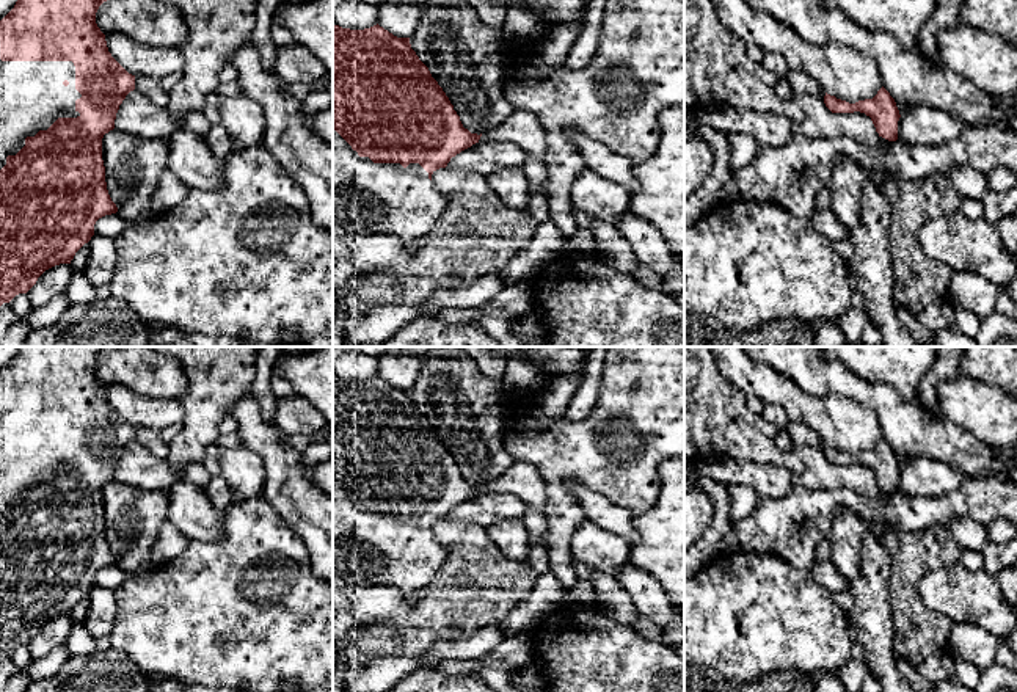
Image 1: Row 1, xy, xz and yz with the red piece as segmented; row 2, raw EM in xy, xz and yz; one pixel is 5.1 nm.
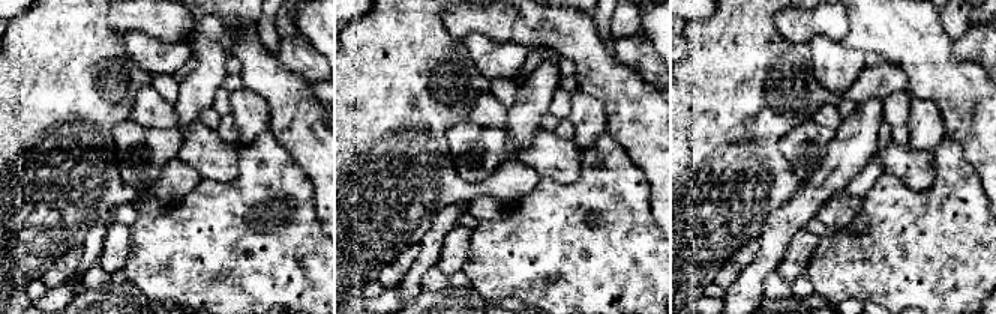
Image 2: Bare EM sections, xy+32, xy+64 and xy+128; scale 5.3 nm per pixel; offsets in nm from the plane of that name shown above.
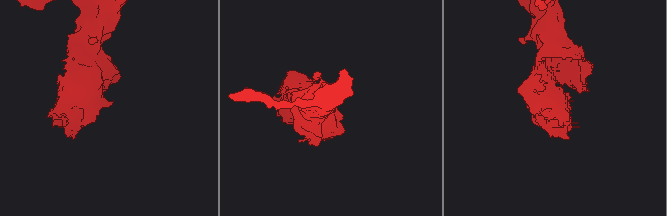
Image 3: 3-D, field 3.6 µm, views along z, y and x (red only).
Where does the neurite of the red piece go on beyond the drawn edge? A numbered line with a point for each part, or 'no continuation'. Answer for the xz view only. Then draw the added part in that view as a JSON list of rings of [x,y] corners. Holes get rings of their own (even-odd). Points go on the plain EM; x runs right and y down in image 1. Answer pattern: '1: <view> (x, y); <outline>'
1: xz (521, 479); [[[513,461],[499,479],[483,483],[479,494],[510,493],[518,496],[529,508],[545,512],[546,485],[538,469],[529,463]]]
2: xz (368, 549); [[[333,480],[333,587],[383,585],[410,593],[425,587],[446,557],[446,548],[438,543],[419,515],[410,515],[406,519],[400,515],[374,515],[369,508],[359,508]]]

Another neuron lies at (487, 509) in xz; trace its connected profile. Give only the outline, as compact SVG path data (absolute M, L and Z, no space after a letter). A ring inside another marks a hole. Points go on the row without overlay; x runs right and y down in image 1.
M483 493L461 502L446 519L479 524L483 529L505 519L521 519L529 507L510 493Z

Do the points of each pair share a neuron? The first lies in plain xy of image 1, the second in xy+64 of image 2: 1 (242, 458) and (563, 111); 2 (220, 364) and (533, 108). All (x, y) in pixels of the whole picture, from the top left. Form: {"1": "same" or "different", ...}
{"1": "different", "2": "same"}

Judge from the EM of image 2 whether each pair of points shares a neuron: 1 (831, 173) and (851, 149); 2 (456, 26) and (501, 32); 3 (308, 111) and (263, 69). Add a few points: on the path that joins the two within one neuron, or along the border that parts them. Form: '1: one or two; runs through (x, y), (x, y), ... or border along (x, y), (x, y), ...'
1: one; runs through (837, 167), (846, 155)
2: one; runs through (467, 24), (491, 24)
3: one; runs through (297, 104), (273, 80)

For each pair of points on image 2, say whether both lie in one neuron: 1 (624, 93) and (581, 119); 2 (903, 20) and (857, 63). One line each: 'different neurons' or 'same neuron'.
1: different neurons
2: different neurons

